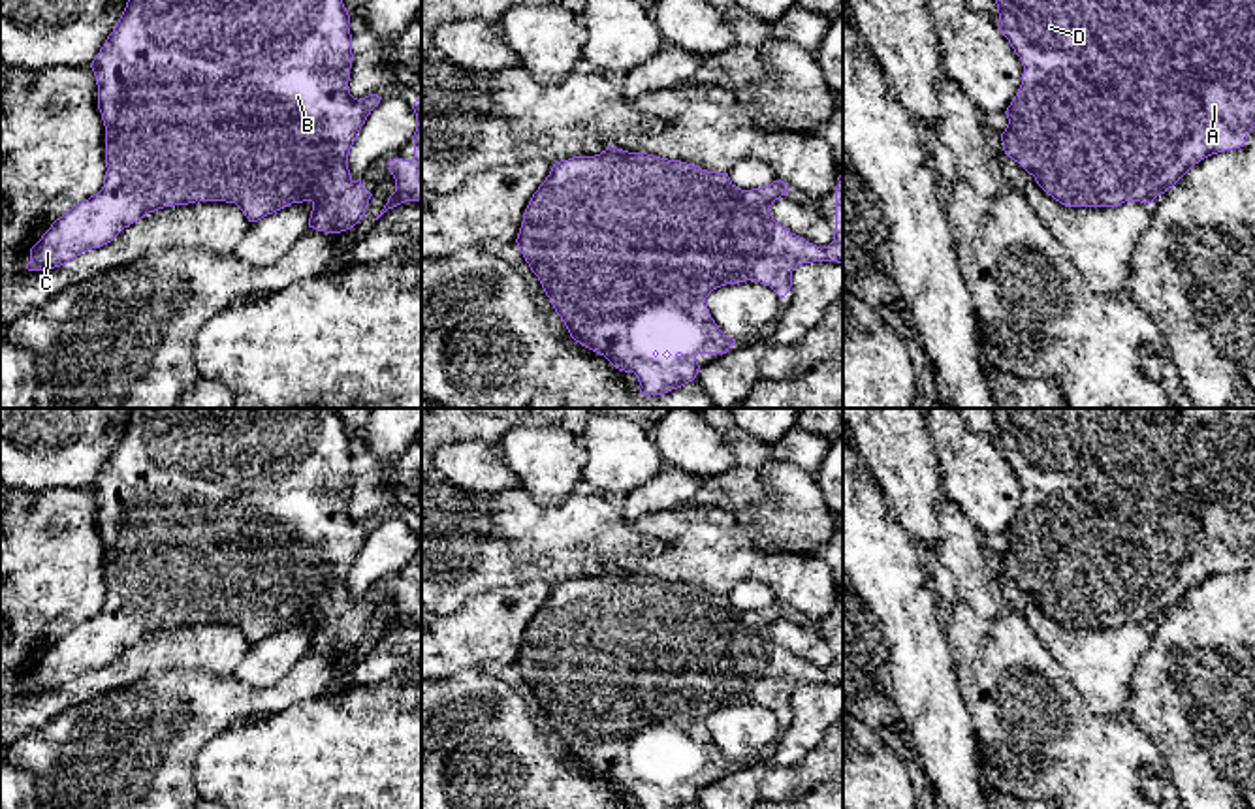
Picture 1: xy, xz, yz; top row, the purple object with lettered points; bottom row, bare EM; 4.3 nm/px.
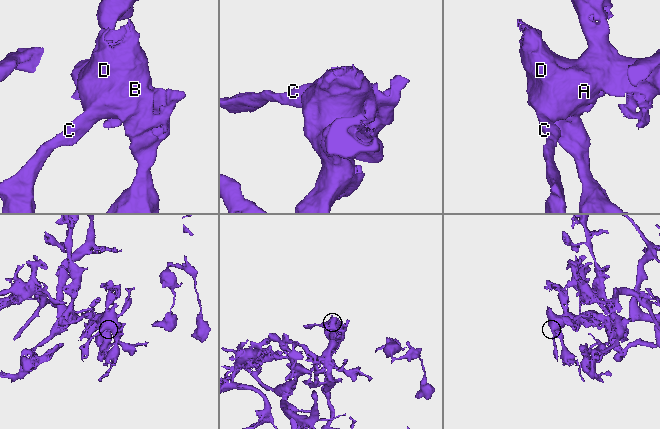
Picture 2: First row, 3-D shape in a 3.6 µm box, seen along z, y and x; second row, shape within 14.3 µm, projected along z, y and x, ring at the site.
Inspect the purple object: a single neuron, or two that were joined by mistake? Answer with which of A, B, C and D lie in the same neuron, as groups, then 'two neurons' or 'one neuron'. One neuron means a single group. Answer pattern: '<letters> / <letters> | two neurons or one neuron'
A B C D | one neuron

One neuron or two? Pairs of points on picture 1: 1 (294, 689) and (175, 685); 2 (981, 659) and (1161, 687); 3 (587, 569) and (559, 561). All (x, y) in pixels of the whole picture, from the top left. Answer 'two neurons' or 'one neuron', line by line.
1: one neuron
2: two neurons
3: one neuron

